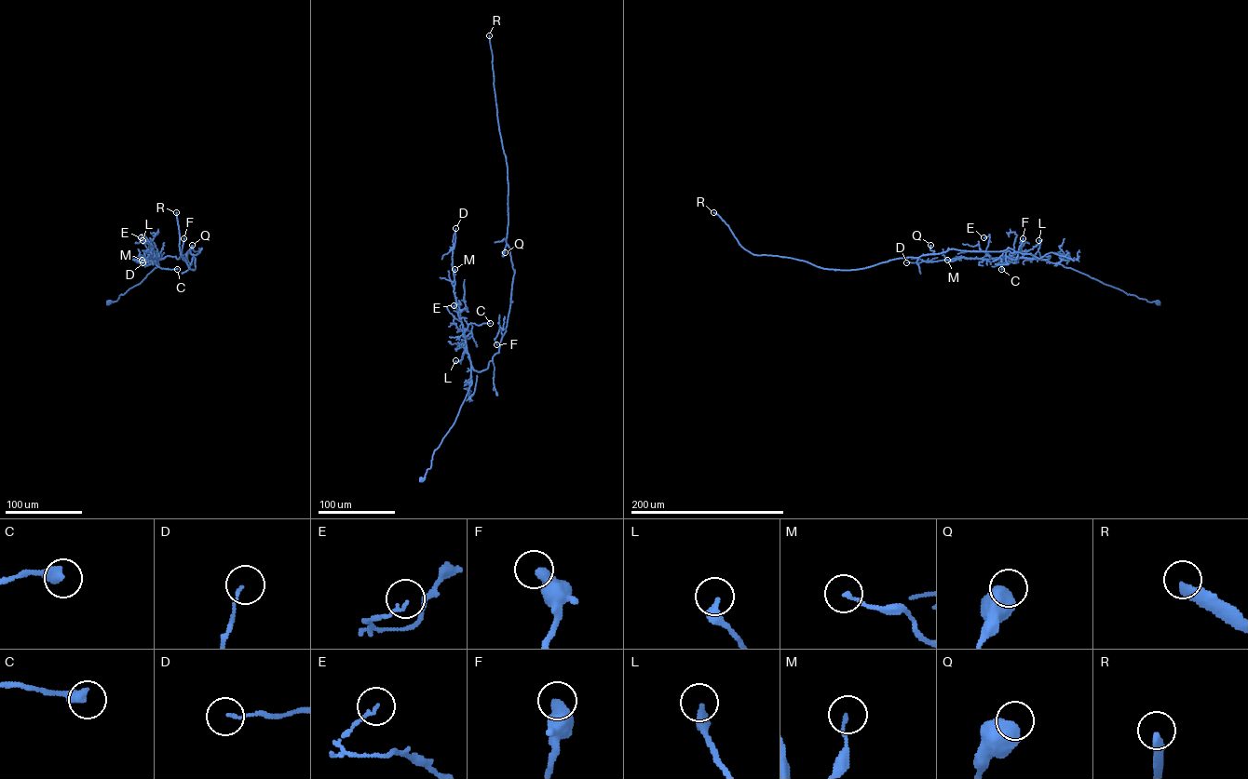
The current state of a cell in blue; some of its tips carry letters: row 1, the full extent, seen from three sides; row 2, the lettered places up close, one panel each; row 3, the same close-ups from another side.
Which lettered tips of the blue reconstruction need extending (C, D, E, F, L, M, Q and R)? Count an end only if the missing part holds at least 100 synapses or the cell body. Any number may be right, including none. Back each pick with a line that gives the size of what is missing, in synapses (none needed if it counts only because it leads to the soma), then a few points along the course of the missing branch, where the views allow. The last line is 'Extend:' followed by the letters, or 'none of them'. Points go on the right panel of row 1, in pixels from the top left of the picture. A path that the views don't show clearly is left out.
R: Roughly 200 synapses. Course of what is missing: (713, 212), (688, 189), (687, 183), (657, 182), (648, 175), (650, 168), (655, 172)
Extend: R

